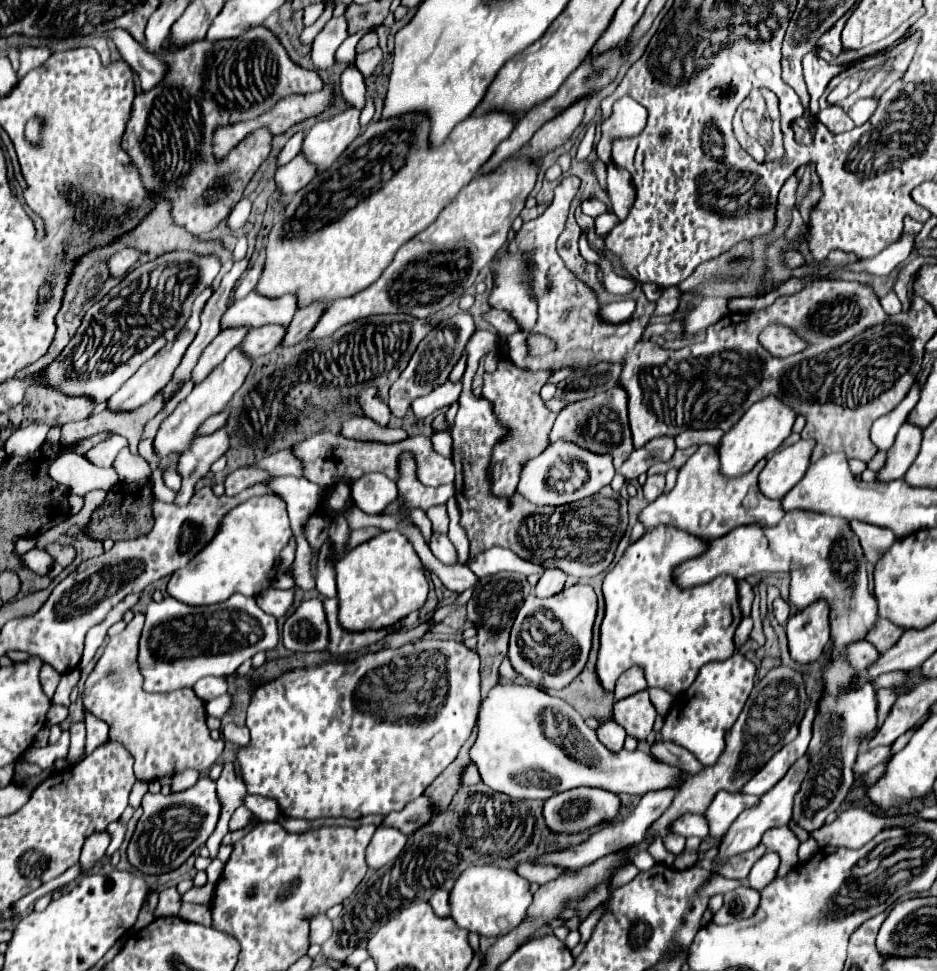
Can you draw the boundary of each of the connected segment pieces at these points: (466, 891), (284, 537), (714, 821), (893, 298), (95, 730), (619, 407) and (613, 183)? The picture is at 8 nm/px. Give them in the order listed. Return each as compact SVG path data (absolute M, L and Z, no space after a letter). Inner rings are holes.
M472 866L456 880L450 894L452 918L460 928L476 932L480 936L502 938L526 918L526 910L532 904L530 884L514 870L496 866Z
M252 498L246 504L236 506L230 514L226 514L220 532L214 536L214 540L198 556L194 556L186 568L172 574L166 590L172 598L190 606L218 604L238 592L244 596L256 596L270 586L268 572L274 564L274 558L288 544L290 536L292 530L282 498Z
M718 792L710 806L706 808L704 816L710 820L710 836L722 836L730 824L738 818L738 814L758 802L758 796L744 796L740 792Z
M888 292L884 298L880 298L880 304L888 314L898 314L902 310L902 304L894 292Z
M86 712L86 720L84 720L86 728L88 728L88 736L86 736L86 754L94 752L94 748L102 746L108 740L108 724L94 718L90 712Z
M614 386L606 392L600 392L598 396L592 396L582 402L568 404L556 418L554 428L548 436L548 444L554 444L556 440L570 440L582 448L598 448L598 454L608 454L614 460L614 468L618 470L622 462L630 456L634 450L632 446L632 434L628 426L628 394L622 386Z
M608 166L608 196L614 206L614 214L622 222L634 202L636 189L629 172L618 166Z

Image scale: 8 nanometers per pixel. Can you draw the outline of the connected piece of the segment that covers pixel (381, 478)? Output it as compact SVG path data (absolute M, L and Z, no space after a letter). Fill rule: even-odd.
M368 472L360 476L352 486L354 506L366 514L382 514L388 508L388 504L396 500L396 496L396 484L380 472Z

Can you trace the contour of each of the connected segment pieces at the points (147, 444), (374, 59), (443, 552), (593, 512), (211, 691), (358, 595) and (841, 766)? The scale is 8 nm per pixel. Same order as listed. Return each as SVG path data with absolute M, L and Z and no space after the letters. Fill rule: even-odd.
M153 439L141 440L138 444L138 452L146 462L150 462L152 470L158 470L158 456L154 456Z
M376 46L372 50L366 50L366 52L358 54L356 56L356 66L364 76L370 76L374 72L374 68L380 64L380 60L382 60L382 50Z
M432 532L432 538L430 538L430 550L432 550L432 554L440 560L440 562L444 562L444 564L456 564L456 550L454 550L454 546L452 546L452 542L448 540L448 536L446 534L438 534L438 532Z
M476 332L470 338L466 346L468 366L461 380L464 388L458 398L460 408L450 432L454 440L452 462L456 466L456 502L462 512L460 524L464 526L470 540L470 554L476 556L488 548L500 546L516 552L524 560L542 564L544 568L558 566L566 574L578 578L596 576L612 564L618 542L628 528L628 502L610 486L602 488L590 498L566 506L536 506L522 498L522 494L518 492L514 492L514 496L510 498L500 498L490 492L490 452L494 450L494 444L498 444L498 440L506 436L506 428L502 428L498 420L494 420L494 406L483 397L472 394L472 382L480 360L488 352L494 352L498 344L500 338L492 332ZM572 506L576 506L580 512L584 512L582 508L586 508L584 518L578 518L578 510L572 510Z
M206 676L202 680L198 680L198 684L192 686L192 690L196 692L196 696L200 696L200 700L212 700L216 696L222 696L226 692L226 678L216 678L216 676Z
M382 532L356 546L336 564L338 622L352 632L388 628L424 606L428 580L412 544L400 532Z
M840 654L824 668L824 698L820 700L818 714L814 720L814 738L810 742L810 770L802 782L800 792L794 800L794 820L806 830L814 832L824 826L824 820L830 812L838 810L846 800L846 794L854 782L852 764L858 754L858 740L870 734L876 728L876 690L872 684L866 684L860 690L848 692L838 698L838 688L846 686L854 676L854 668L842 660Z

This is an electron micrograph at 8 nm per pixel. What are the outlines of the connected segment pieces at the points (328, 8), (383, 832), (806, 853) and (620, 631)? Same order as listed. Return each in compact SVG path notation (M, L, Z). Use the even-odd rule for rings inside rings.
M328 2L328 4L324 6L324 12L322 12L322 16L320 16L320 18L318 18L318 20L316 20L312 26L304 28L304 32L302 32L302 36L300 36L304 44L312 44L312 42L314 42L316 34L318 34L318 32L324 28L324 24L326 24L326 22L332 18L332 10L334 10L334 6L336 6L334 2Z
M378 826L366 850L368 866L374 870L386 866L390 860L394 860L402 852L404 844L406 844L406 836L402 832L398 832L396 828Z
M806 840L806 842L802 842L802 844L800 844L800 850L798 850L800 862L808 862L808 860L814 856L816 850L818 850L816 840Z
M652 528L652 530L646 530L644 536L640 540L636 540L634 544L630 544L624 552L624 556L618 560L618 564L606 574L604 578L604 584L602 584L602 594L604 594L604 620L602 620L602 626L600 626L600 648L598 648L598 660L596 660L596 674L598 674L598 682L602 684L602 688L608 688L608 692L614 690L614 684L618 680L618 676L622 672L626 672L628 668L632 666L642 666L644 672L646 672L646 680L648 680L648 688L662 688L666 692L670 692L672 696L678 696L682 692L686 692L692 682L696 680L696 674L698 670L708 664L708 662L714 662L714 660L726 660L734 654L734 630L736 626L740 624L742 620L742 614L740 614L740 606L738 606L738 588L736 588L736 580L732 576L718 576L702 586L694 586L694 588L678 588L678 584L674 582L674 568L686 560L692 560L694 556L700 556L702 552L706 552L706 544L708 540L698 540L698 536L690 536L688 532L678 532L676 528Z

